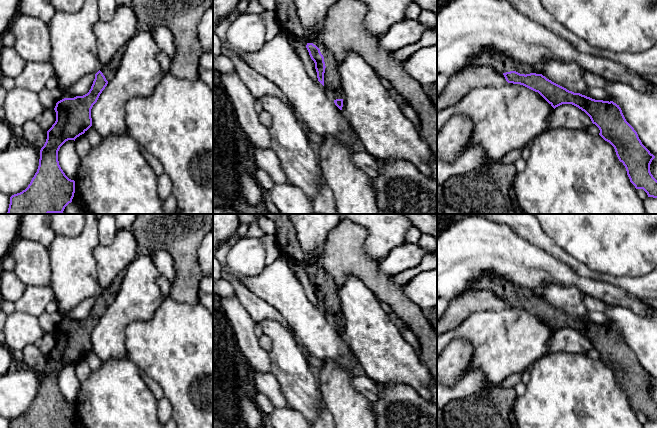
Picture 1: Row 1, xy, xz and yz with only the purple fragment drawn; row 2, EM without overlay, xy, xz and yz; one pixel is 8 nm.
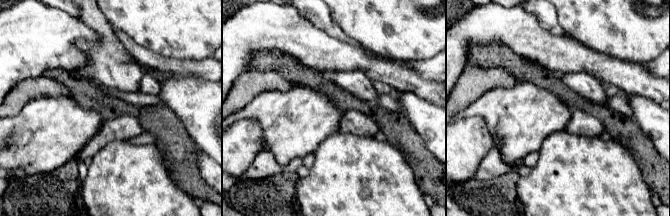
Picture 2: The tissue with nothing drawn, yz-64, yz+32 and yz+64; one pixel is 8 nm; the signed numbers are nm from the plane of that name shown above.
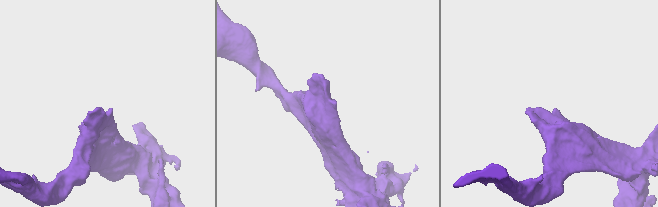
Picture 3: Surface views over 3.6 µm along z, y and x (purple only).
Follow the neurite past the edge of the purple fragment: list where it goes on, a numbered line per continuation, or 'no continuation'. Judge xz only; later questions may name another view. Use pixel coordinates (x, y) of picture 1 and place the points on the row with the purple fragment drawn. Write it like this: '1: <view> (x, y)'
1: xz (332, 85)

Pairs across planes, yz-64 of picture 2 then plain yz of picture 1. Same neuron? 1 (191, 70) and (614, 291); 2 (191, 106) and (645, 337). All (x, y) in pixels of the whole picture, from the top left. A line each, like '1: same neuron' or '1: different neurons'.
1: different neurons
2: same neuron

